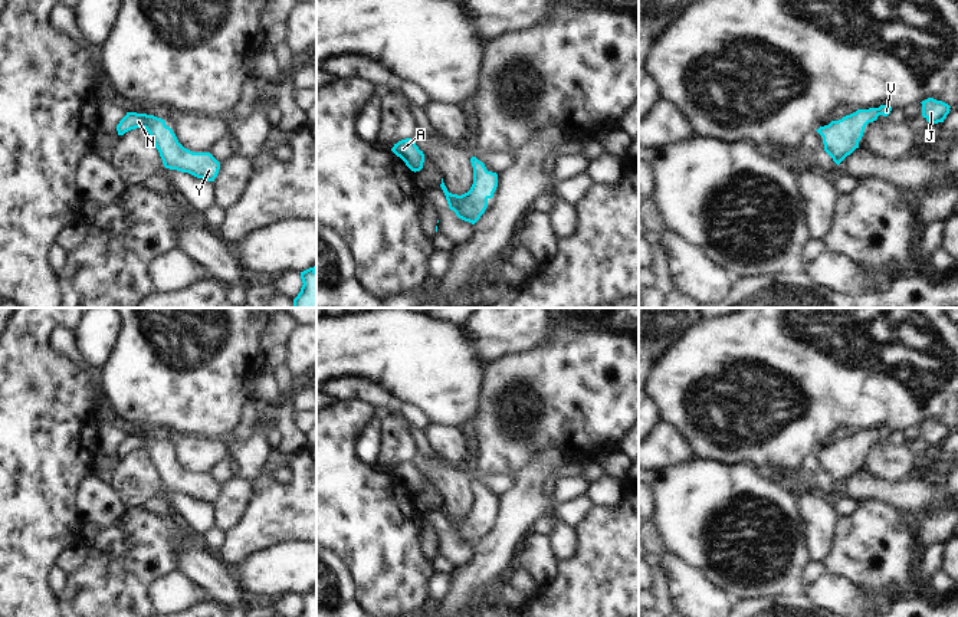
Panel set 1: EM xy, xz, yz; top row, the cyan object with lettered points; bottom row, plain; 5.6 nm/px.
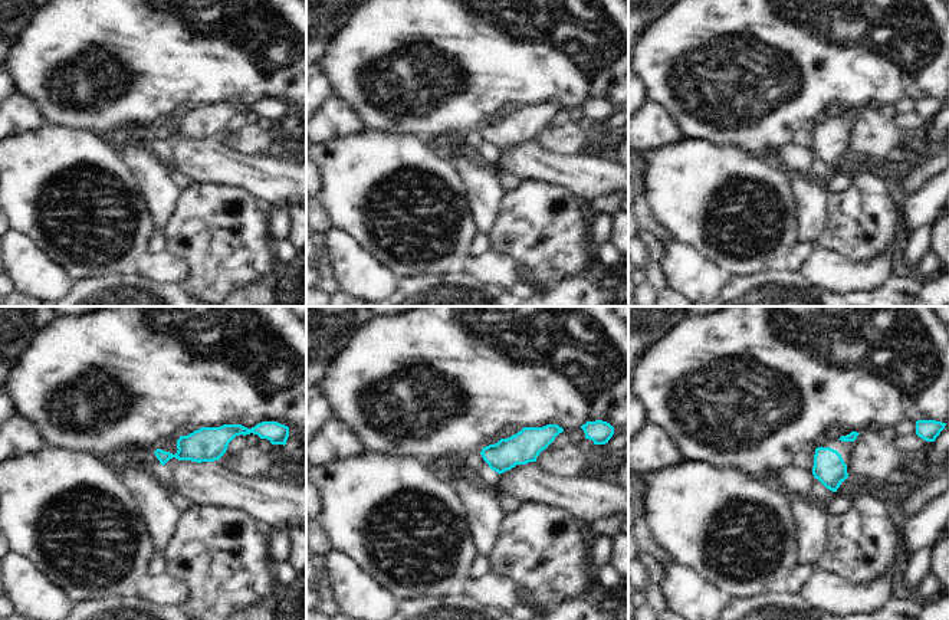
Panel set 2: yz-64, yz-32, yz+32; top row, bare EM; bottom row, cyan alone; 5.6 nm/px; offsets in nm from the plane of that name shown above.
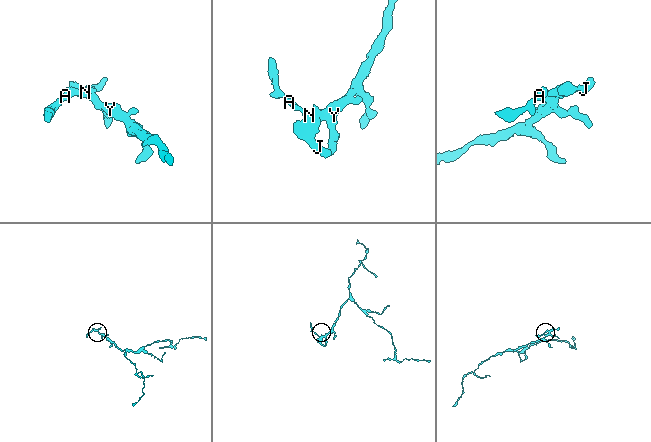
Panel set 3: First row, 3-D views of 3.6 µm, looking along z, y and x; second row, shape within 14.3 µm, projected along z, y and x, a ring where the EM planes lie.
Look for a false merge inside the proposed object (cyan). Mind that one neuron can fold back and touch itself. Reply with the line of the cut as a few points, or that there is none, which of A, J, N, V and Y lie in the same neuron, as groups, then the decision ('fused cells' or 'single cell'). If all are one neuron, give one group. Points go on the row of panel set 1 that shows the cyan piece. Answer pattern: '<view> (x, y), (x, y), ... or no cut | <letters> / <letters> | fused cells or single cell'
no cut | A J N V Y | single cell

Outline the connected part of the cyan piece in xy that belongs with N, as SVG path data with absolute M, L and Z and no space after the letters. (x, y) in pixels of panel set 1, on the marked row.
M127 112L117 125L118 135L145 128L160 152L165 168L188 173L206 181L214 181L220 163L210 152L193 152L184 148L165 121L154 115Z

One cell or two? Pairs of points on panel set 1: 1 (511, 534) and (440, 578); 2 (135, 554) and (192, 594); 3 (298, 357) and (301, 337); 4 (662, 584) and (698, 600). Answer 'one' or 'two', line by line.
1: two
2: two
3: one
4: two

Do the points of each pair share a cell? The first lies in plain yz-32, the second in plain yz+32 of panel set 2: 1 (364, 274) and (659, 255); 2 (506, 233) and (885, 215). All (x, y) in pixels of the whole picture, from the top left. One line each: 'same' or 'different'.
1: different
2: same

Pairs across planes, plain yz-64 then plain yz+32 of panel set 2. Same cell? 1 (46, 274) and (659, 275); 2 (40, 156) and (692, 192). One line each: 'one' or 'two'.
1: two
2: one

